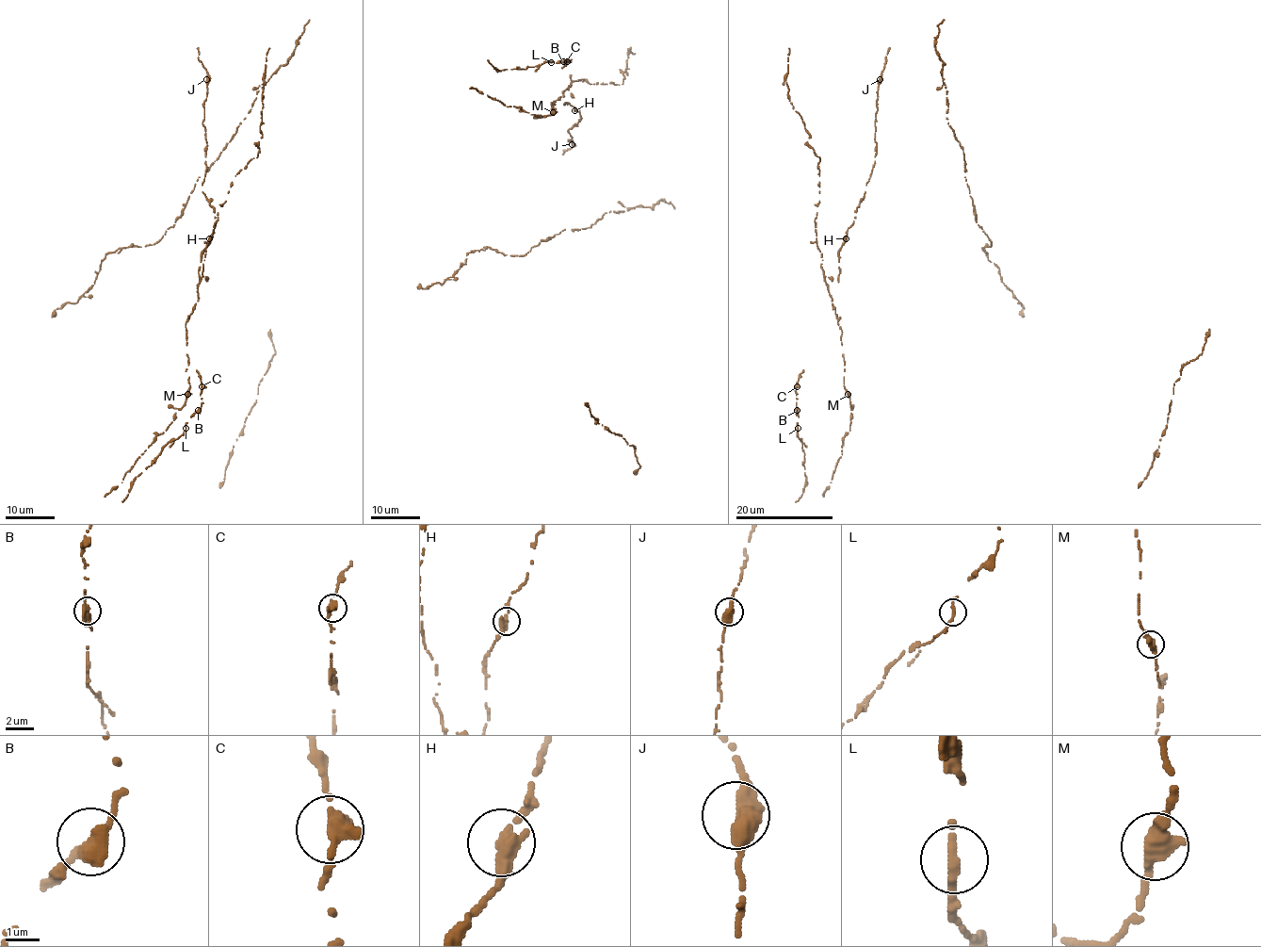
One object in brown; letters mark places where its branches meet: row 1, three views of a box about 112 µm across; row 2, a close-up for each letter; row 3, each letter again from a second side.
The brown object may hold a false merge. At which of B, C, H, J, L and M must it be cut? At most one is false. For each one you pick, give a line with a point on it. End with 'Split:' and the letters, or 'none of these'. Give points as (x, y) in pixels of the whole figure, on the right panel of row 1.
Split: none of these

